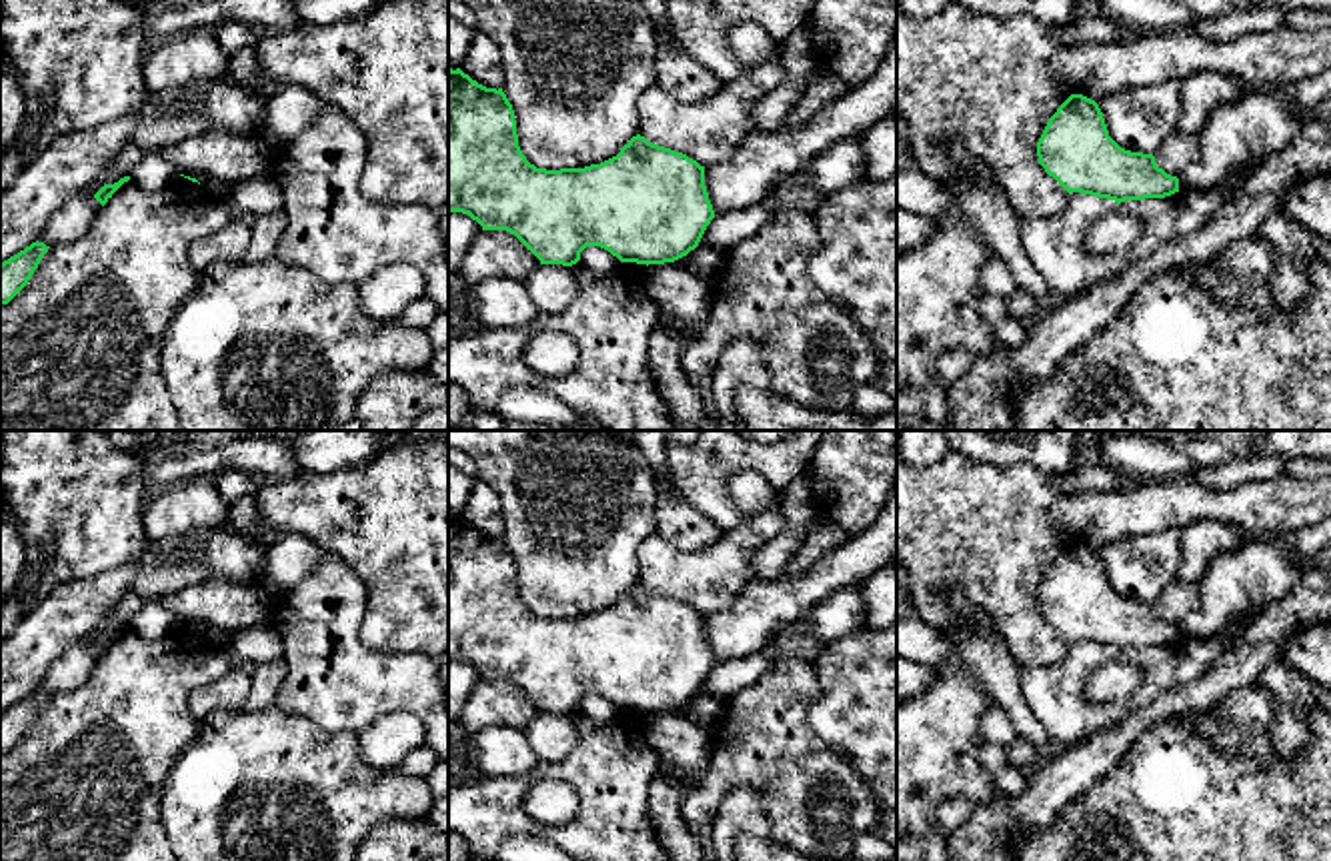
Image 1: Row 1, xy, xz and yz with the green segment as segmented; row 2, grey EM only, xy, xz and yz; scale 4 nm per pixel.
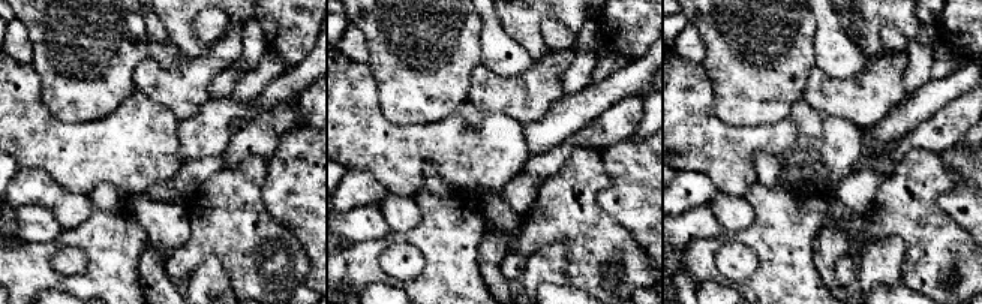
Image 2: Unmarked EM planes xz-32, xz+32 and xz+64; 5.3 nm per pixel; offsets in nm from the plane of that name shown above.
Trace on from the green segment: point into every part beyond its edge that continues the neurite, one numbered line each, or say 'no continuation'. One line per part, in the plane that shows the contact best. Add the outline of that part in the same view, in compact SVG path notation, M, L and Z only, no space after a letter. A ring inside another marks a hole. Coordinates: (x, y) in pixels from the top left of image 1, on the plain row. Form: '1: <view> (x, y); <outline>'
no continuation

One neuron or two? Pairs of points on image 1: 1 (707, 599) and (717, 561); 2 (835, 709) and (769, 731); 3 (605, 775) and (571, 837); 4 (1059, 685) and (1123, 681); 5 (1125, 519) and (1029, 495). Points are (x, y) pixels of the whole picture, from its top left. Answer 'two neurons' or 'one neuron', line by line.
1: one neuron
2: two neurons
3: one neuron
4: two neurons
5: two neurons

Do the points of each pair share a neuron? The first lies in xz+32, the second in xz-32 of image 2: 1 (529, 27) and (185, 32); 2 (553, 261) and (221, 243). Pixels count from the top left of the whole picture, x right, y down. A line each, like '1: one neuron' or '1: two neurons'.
1: one neuron
2: two neurons

